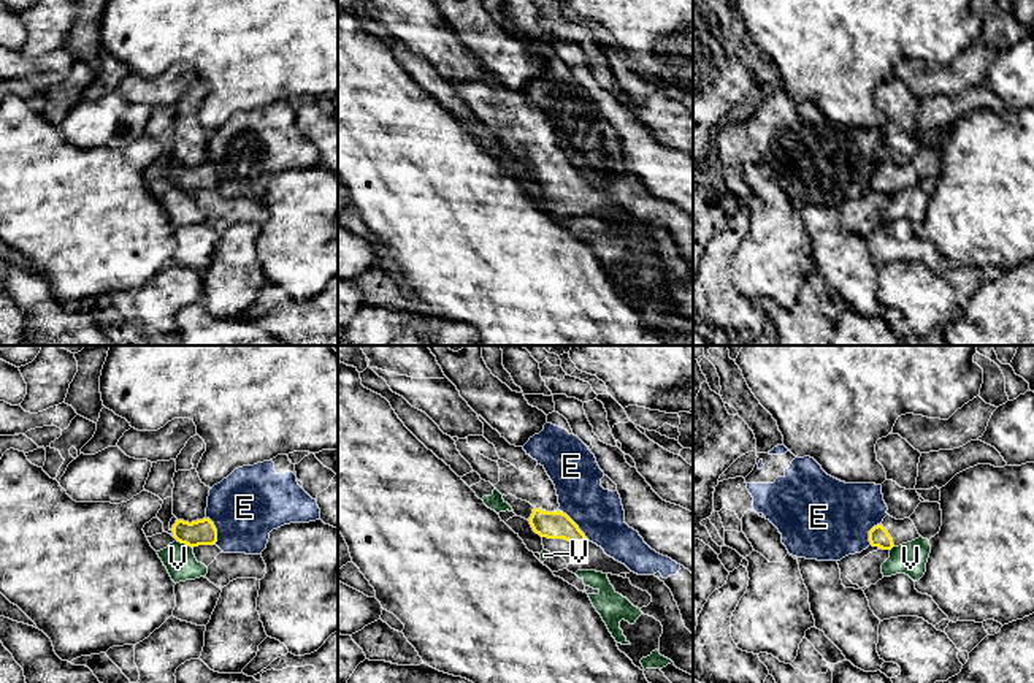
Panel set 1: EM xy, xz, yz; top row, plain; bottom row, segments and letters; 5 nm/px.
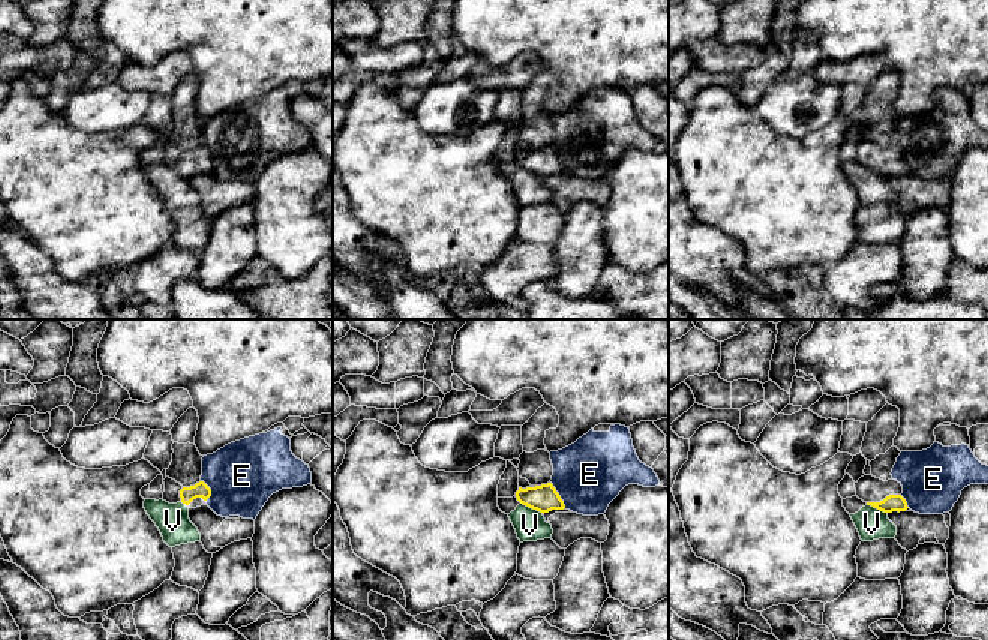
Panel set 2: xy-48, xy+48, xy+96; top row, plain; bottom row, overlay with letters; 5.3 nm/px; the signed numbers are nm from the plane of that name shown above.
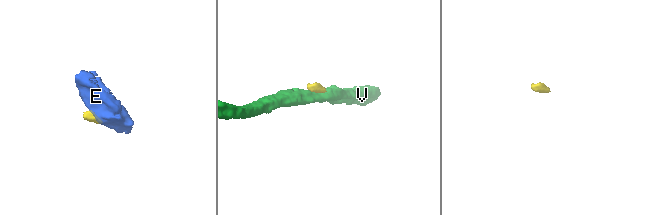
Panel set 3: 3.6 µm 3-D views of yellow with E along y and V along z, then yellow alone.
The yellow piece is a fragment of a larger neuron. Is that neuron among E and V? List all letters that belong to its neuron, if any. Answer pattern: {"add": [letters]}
{"add": []}

